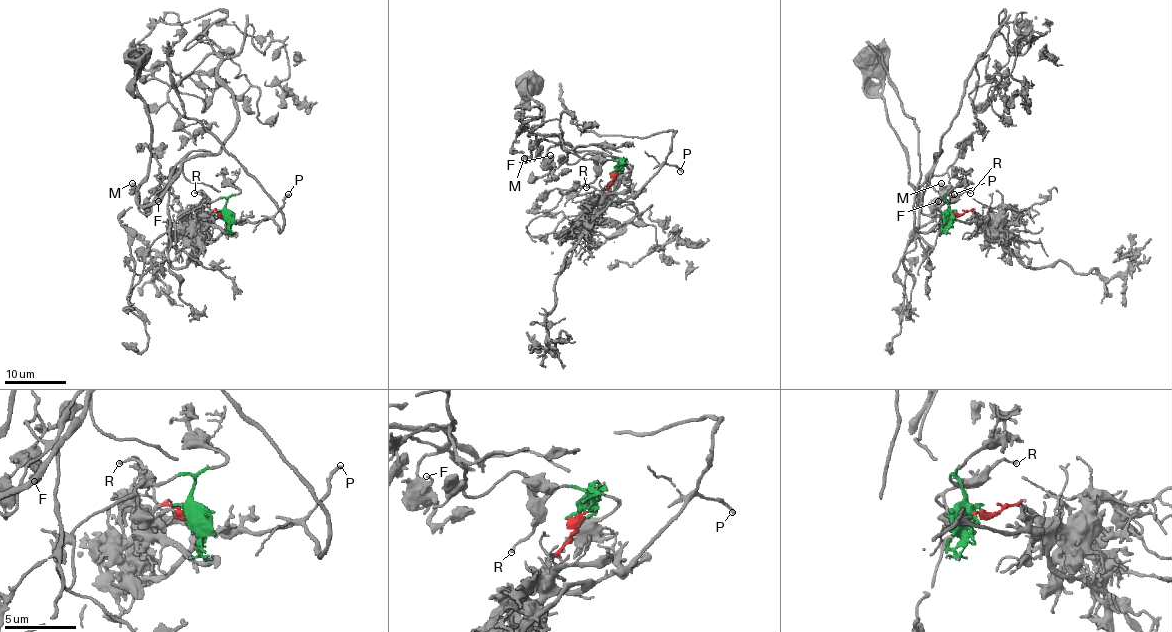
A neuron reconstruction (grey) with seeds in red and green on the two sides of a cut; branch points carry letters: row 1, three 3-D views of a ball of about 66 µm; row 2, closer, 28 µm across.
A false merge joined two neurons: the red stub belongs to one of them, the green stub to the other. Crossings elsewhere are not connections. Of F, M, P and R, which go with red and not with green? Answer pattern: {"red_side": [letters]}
{"red_side": ["P"]}

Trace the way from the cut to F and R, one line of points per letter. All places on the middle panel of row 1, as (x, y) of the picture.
F: (618, 169), (615, 160), (598, 163), (591, 154), (568, 163), (561, 134), (546, 151), (554, 166), (551, 156)
R: (618, 169), (615, 160), (607, 160), (601, 165), (601, 173), (586, 188)

